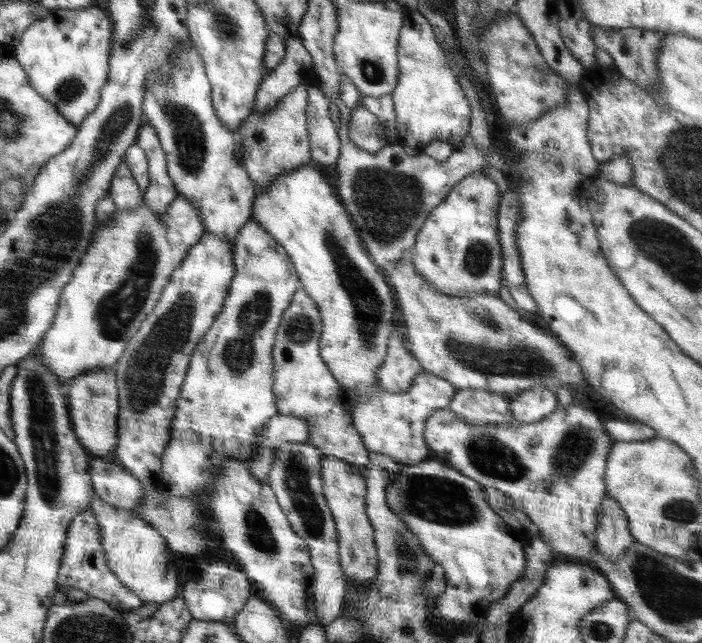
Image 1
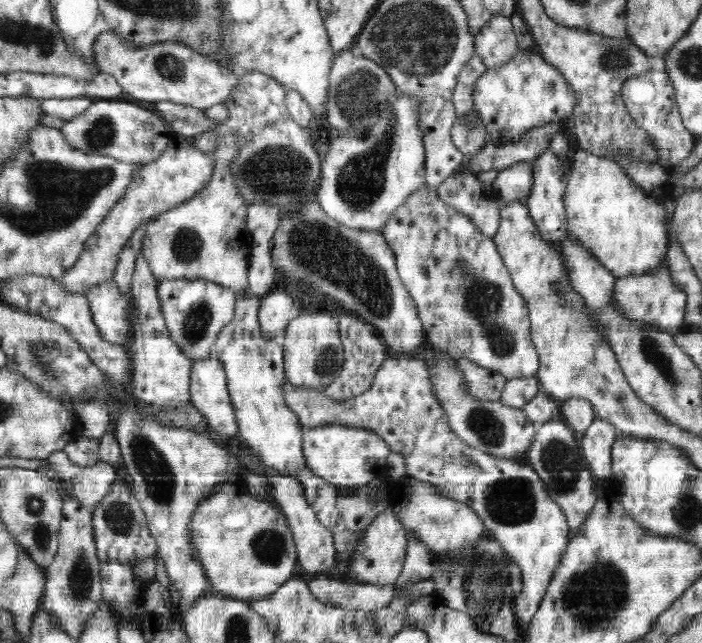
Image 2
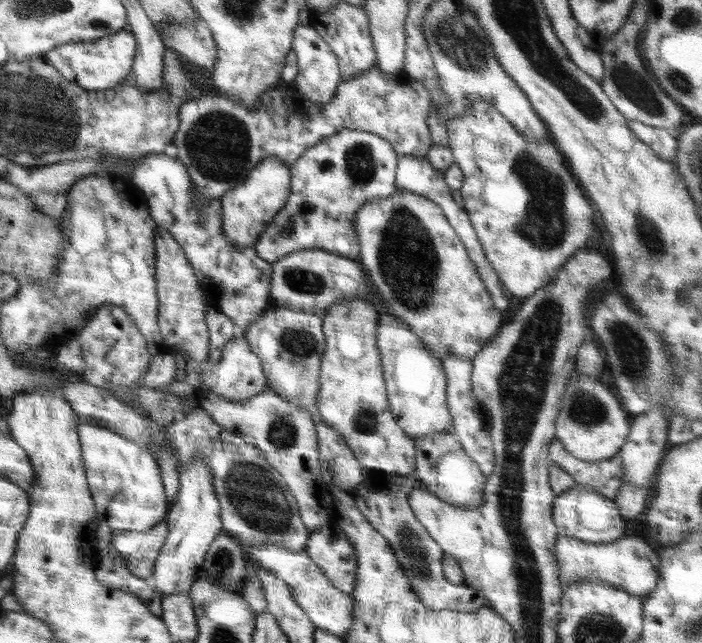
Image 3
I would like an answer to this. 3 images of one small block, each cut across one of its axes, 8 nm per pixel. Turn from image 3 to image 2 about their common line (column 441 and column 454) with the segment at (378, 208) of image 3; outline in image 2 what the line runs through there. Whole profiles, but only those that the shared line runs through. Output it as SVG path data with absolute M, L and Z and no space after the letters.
M426 184L396 208L384 225L383 235L394 253L400 278L417 306L425 337L434 348L455 361L465 359L498 371L508 381L535 376L540 370L540 356L531 340L529 310L524 297L514 287L493 237L480 232L468 215L444 203L436 188Z

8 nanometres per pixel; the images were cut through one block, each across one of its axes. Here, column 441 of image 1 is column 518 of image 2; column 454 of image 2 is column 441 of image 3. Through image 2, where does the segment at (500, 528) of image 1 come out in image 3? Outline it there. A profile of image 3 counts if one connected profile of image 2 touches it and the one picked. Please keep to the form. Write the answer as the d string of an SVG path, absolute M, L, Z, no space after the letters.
M435 432L415 438L416 476L422 488L452 506L476 508L483 503L486 476L478 464L467 456L456 436L449 432Z

